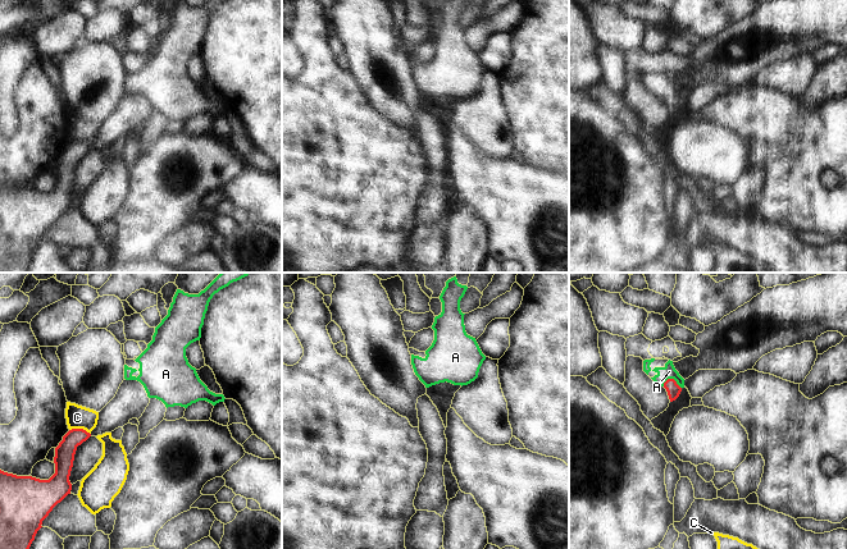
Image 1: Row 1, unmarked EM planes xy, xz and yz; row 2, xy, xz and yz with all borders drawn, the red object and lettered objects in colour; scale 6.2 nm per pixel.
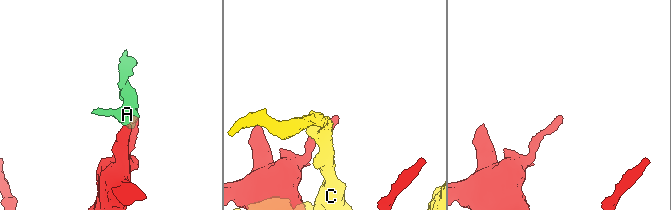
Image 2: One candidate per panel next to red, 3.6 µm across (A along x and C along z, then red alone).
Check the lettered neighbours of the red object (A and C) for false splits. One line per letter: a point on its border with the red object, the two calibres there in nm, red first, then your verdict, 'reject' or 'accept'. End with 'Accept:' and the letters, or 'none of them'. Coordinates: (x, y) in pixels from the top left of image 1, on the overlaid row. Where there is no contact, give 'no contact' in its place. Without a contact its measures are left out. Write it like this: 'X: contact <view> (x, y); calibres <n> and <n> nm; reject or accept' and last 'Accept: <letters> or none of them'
A: contact yz (673, 379); calibres 90 and 90 nm; accept
C: contact xy (80, 429); calibres 130 and 140 nm; reject
Accept: A

